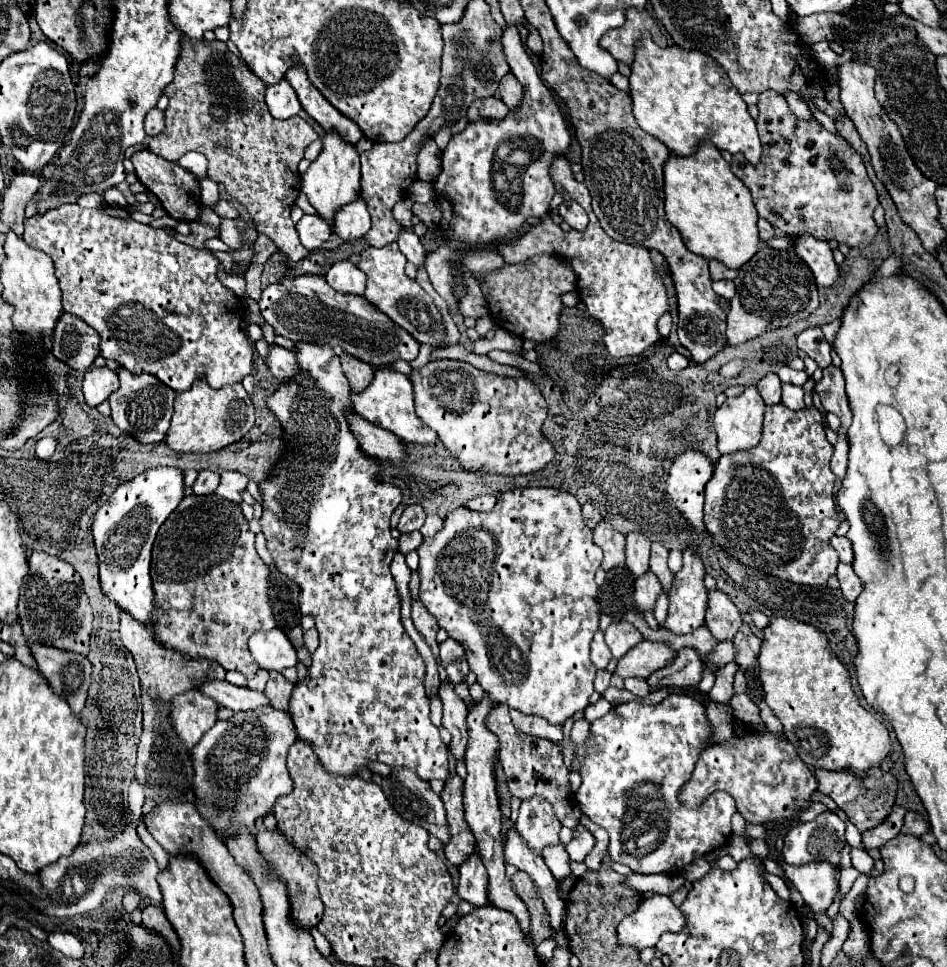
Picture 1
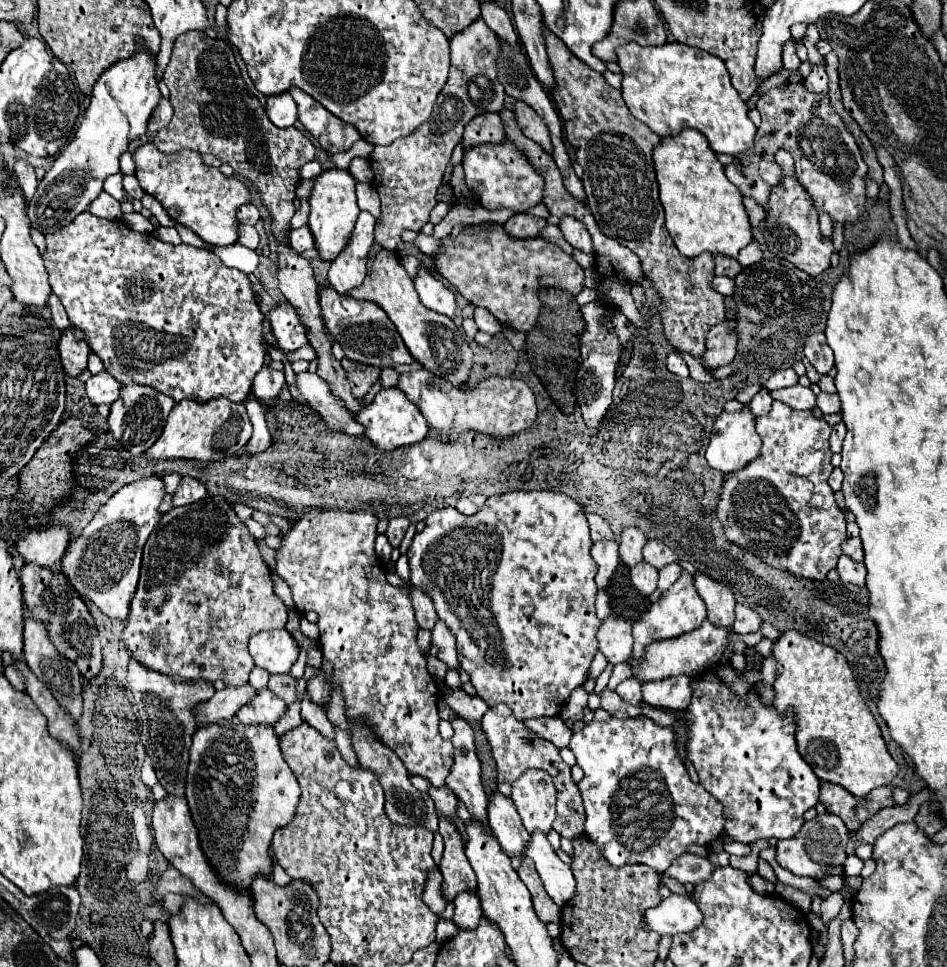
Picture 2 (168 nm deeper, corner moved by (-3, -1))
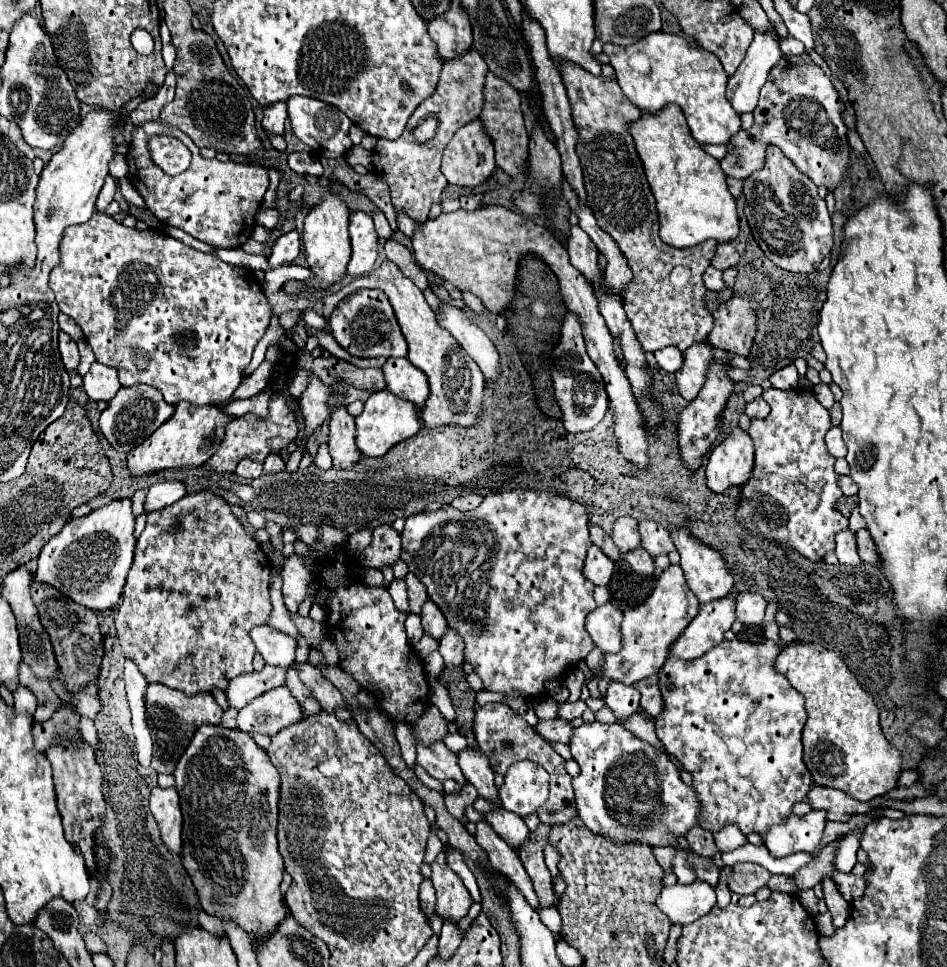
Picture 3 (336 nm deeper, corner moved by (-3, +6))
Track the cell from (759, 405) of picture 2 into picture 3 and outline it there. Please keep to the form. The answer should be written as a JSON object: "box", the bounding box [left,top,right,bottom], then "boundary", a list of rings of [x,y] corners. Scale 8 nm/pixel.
{"box":[745,398,769,418],"boundary":[[[757,398],[757,400],[753,400],[753,402],[747,404],[745,414],[747,414],[749,418],[765,418],[765,416],[769,414],[769,406],[765,404],[763,398]]]}

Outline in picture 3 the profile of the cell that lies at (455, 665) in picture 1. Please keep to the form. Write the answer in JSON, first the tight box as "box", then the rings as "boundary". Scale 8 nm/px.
{"box":[421,600,447,638],"boundary":[[[427,600],[423,604],[423,610],[421,610],[421,622],[423,622],[423,630],[435,638],[441,638],[447,630],[447,622],[445,622],[445,616],[441,614],[441,610],[435,606],[435,602]]]}

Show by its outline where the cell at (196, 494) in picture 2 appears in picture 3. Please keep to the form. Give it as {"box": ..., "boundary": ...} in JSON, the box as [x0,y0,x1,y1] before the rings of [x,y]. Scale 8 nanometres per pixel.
{"box":[145,482,187,512],"boundary":[[[159,482],[153,484],[145,496],[145,512],[151,510],[161,510],[173,502],[177,502],[179,498],[183,498],[187,492],[183,488],[183,484],[179,482]]]}

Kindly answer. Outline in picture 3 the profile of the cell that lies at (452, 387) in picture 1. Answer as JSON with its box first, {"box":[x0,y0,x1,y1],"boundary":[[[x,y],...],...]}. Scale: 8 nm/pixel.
{"box":[383,358,427,408],"boundary":[[[387,358],[383,374],[389,392],[419,408],[423,406],[423,400],[427,400],[427,378],[407,358]]]}

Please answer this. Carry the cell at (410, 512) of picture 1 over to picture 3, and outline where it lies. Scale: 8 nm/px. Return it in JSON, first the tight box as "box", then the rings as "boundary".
{"box":[359,524,401,570],"boundary":[[[385,524],[373,530],[373,540],[363,550],[363,556],[359,558],[359,562],[363,566],[383,570],[385,566],[393,566],[399,560],[399,554],[401,554],[399,534]]]}

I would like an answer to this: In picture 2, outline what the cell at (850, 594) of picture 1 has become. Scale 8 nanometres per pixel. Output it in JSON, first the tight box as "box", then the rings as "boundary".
{"box":[837,555,865,587],"boundary":[[[841,555],[837,563],[837,571],[843,583],[865,587],[865,565],[863,563],[855,563],[853,559],[847,559],[847,555]]]}

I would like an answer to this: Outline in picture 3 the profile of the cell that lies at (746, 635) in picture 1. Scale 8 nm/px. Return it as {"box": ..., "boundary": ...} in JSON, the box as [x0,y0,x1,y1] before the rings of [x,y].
{"box":[737,592,767,624],"boundary":[[[757,592],[737,594],[737,620],[743,624],[761,624],[767,600]]]}

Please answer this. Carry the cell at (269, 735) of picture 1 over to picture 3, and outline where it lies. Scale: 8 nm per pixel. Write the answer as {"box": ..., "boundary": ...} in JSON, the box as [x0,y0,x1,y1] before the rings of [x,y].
{"box":[175,726,289,944],"boundary":[[[207,726],[195,732],[191,744],[179,758],[175,772],[175,788],[181,798],[183,812],[183,868],[197,888],[201,908],[219,920],[231,920],[247,932],[251,944],[259,944],[271,936],[285,920],[289,908],[279,892],[283,876],[283,858],[277,850],[277,802],[279,802],[279,772],[267,762],[267,752],[261,750],[251,734],[229,730],[223,726]]]}

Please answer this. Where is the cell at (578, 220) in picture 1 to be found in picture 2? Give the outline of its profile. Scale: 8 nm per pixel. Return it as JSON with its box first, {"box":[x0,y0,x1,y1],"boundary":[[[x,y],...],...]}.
{"box":[559,215,593,253],"boundary":[[[565,215],[565,217],[561,217],[559,227],[561,227],[565,239],[567,239],[575,249],[581,249],[581,251],[585,251],[585,253],[593,253],[591,235],[589,235],[587,227],[585,227],[579,219],[575,219],[575,217],[571,217],[571,215]]]}

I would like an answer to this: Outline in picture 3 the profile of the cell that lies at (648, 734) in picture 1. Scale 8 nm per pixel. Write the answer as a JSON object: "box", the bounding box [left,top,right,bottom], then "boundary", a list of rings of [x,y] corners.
{"box":[569,724,697,846],"boundary":[[[581,724],[569,746],[581,768],[581,774],[573,778],[579,818],[593,832],[615,840],[615,844],[641,840],[649,846],[675,846],[677,836],[697,824],[695,790],[681,782],[679,770],[665,752],[639,740],[623,724]]]}

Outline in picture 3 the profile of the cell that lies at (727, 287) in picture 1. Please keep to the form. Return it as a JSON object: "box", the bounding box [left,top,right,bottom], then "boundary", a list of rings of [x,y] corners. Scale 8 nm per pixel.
{"box":[703,266,725,290],"boundary":[[[709,266],[705,272],[703,272],[703,284],[707,290],[723,290],[725,284],[723,284],[723,278],[721,278],[723,272],[715,270],[713,266]]]}

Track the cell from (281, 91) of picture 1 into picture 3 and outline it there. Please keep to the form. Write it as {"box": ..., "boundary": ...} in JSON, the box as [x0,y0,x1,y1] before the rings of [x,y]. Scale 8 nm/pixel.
{"box":[261,104,287,136],"boundary":[[[273,104],[265,108],[265,116],[261,120],[261,128],[267,136],[283,136],[283,126],[287,120],[287,104]]]}

